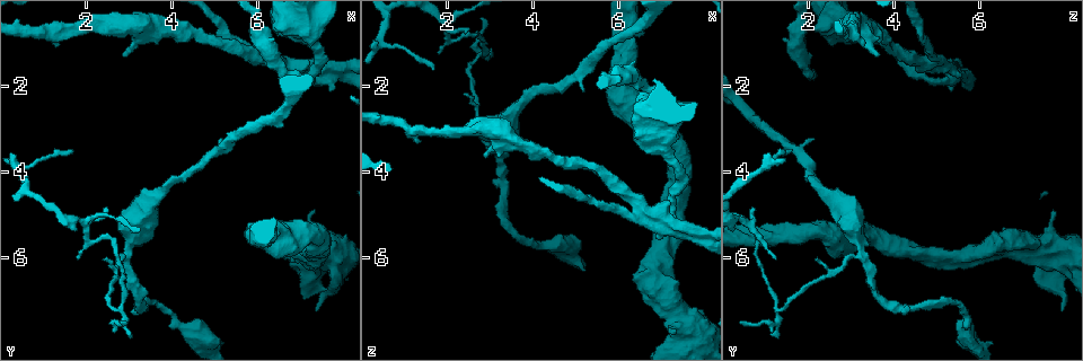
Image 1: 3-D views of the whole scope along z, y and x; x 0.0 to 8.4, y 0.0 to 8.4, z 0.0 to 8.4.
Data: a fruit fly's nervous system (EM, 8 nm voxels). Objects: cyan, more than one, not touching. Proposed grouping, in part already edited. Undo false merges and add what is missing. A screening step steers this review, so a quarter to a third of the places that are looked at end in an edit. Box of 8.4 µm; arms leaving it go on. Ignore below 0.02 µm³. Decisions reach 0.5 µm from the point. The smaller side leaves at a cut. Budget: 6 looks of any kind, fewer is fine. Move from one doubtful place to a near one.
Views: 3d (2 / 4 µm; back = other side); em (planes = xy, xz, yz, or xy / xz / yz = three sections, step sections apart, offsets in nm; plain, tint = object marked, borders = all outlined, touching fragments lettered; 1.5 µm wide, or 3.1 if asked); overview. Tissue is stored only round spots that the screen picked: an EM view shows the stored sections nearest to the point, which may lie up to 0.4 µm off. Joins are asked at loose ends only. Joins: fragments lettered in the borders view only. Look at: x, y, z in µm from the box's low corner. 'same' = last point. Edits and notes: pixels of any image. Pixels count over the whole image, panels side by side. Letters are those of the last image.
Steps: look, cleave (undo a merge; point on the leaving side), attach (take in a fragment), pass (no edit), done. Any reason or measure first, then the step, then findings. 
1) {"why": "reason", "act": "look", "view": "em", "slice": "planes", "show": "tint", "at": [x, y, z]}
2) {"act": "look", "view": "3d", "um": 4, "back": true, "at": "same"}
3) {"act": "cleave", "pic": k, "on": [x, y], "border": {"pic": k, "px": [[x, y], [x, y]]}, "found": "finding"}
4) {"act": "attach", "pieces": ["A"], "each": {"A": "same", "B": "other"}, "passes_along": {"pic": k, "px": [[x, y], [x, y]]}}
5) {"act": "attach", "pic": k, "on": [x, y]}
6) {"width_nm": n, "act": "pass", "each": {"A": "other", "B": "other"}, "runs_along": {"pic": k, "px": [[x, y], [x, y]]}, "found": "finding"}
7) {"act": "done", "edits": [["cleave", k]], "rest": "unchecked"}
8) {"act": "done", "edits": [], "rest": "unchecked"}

{"why": "thin end", "act": "look", "view": "em", "slice": "planes", "show": "borders", "at": [1.70, 3.50, 1.65]}

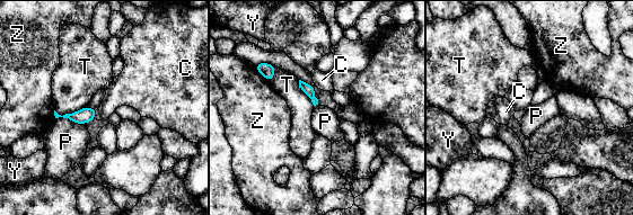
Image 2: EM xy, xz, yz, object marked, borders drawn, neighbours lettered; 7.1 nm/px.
{"longest_contact_nm": ["T", 240], "act": "pass", "each": {"C": "other", "P": "other", "T": "other", "Y": "other", "Z": "other"}, "border": {"pic": 2, "px": [[55, 117], [86, 124]]}, "found": "none of them fits"}

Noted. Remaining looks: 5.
{"why": "arms part here", "act": "look", "view": "3d", "um": 4, "at": [7.65, 1.75, 5.45]}

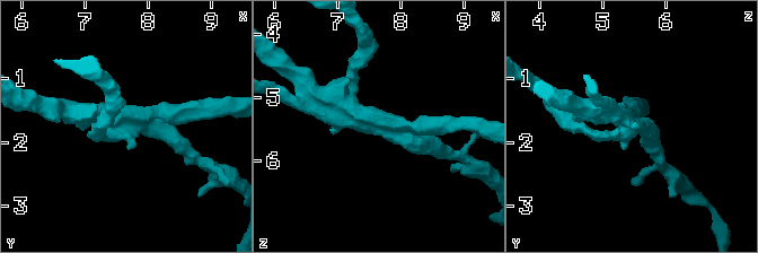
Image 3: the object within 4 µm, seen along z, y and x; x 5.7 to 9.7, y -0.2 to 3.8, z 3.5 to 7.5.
{"arms": 3, "arm_widths_nm": [180, 220, 280], "act": "look", "view": "em", "slice": "planes", "show": "tint", "at": [7.70, 1.80, 5.45]}

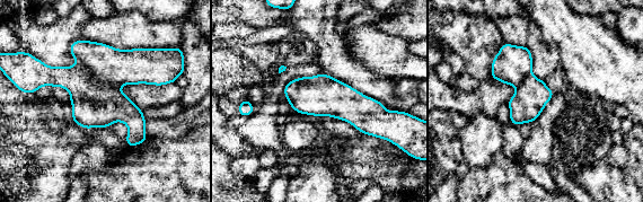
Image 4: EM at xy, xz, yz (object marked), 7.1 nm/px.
{"why": "what lies round it", "act": "look", "view": "em", "slice": "planes", "show": "borders", "at": "same"}

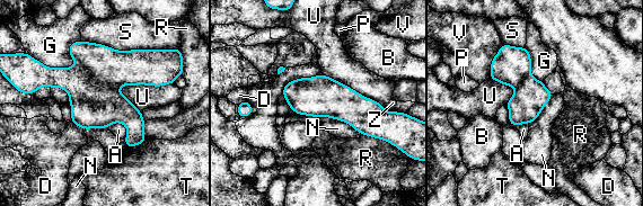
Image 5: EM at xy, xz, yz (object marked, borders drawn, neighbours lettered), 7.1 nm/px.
{"act": "cleave", "pic": 5, "on": [103, 64], "each": {"A": "other", "B": "other", "D": "other", "G": "other", "N": "other", "P": "other", "R": "other", "S": "other", "T": "other", "U": "other", "V": "other", "Z": "other"}, "found": "two neurons meet here"}

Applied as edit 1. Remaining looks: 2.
{"why": "thick end", "act": "look", "view": "3d", "um": 4, "at": [7.35, 4.95, 7.75]}

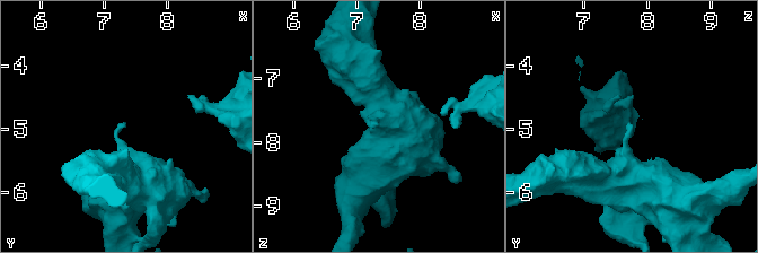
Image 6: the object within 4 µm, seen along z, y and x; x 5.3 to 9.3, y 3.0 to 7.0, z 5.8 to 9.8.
{"act": "look", "view": "em", "slice": "planes", "show": "borders", "at": [7.30, 4.95, 7.75]}

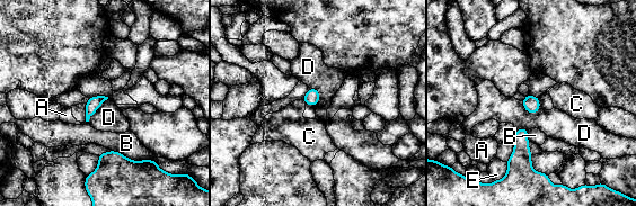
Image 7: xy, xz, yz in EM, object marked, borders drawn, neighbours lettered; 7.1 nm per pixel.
{"act": "pass", "each": {"A": "other", "B": "other", "C": "other", "D": "other", "E": "other"}, "border": {"pic": 7, "px": [[309, 87], [319, 92], [314, 106]]}, "found": "none of them fits"}

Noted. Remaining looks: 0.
{"act": "done", "edits": [["cleave", 5]], "rest": "unchecked"}

